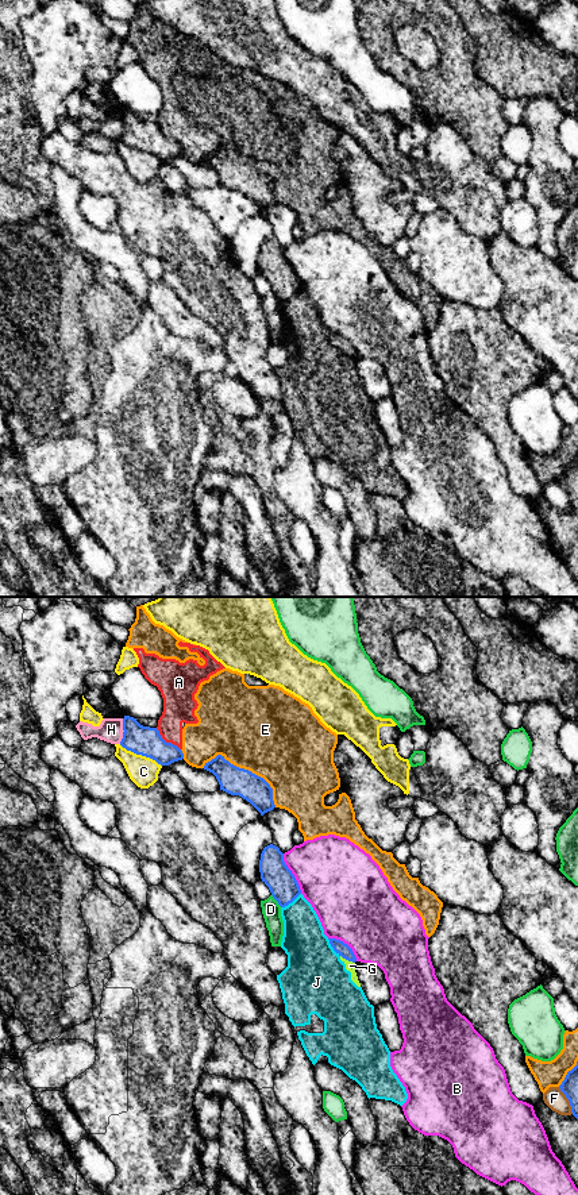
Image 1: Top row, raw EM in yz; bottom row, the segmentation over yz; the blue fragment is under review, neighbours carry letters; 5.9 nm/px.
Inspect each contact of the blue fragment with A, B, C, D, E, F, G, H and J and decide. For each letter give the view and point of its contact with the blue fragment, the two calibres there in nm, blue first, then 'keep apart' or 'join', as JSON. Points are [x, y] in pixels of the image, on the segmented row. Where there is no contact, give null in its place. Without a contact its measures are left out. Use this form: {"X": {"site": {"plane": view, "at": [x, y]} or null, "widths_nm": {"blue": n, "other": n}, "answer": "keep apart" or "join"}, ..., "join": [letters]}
{"A": {"site": {"plane": "yz", "at": [165, 741]}, "widths_nm": {"blue": 180, "other": 190}, "answer": "keep apart"}, "B": {"site": {"plane": "yz", "at": [292, 874]}, "widths_nm": {"blue": 170, "other": 440}, "answer": "keep apart"}, "C": {"site": {"plane": "yz", "at": [141, 754]}, "widths_nm": {"blue": 180, "other": 180}, "answer": "keep apart"}, "D": {"site": {"plane": "yz", "at": [276, 899]}, "widths_nm": {"blue": 170, "other": 110}, "answer": "keep apart"}, "E": {"site": {"plane": "yz", "at": [247, 770]}, "widths_nm": {"blue": 170, "other": 500}, "answer": "keep apart"}, "F": {"site": {"plane": "yz", "at": [569, 1101]}, "widths_nm": {"blue": 100, "other": 120}, "answer": "keep apart"}, "G": {"site": {"plane": "yz", "at": [347, 959]}, "widths_nm": {"blue": 80, "other": 60}, "answer": "keep apart"}, "H": {"site": {"plane": "yz", "at": [123, 729]}, "widths_nm": {"blue": 180, "other": 140}, "answer": "keep apart"}, "J": {"site": {"plane": "yz", "at": [291, 902]}, "widths_nm": {"blue": 170, "other": 260}, "answer": "keep apart"}, "join": []}

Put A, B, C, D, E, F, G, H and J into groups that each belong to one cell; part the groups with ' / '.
A E / B / C / D / F / G J / H

